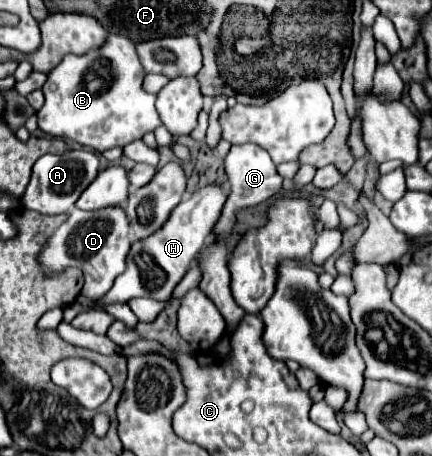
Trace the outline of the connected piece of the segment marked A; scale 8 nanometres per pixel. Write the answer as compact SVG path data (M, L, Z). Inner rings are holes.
M73 149L73 151L65 151L63 155L43 155L33 165L33 175L21 199L21 205L25 209L31 209L43 215L67 213L75 205L79 195L87 189L87 185L97 177L97 173L99 173L99 159L91 151Z

